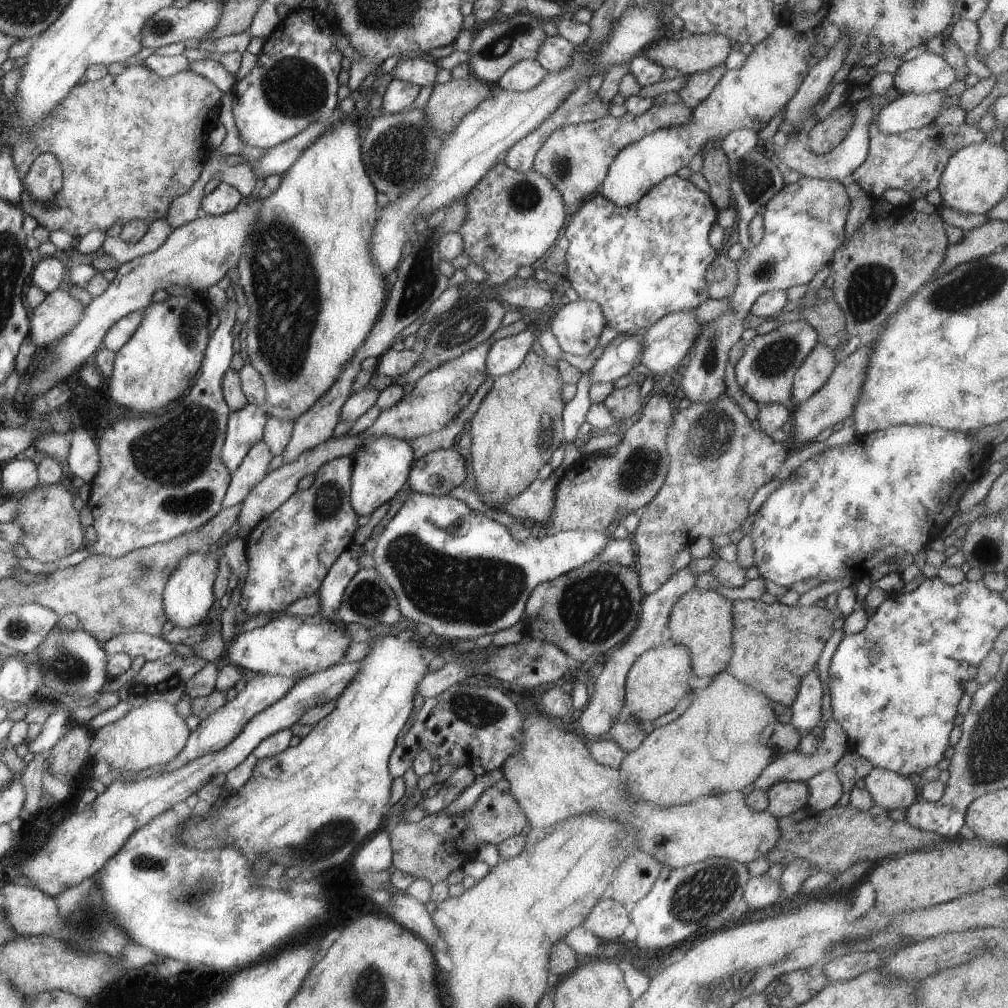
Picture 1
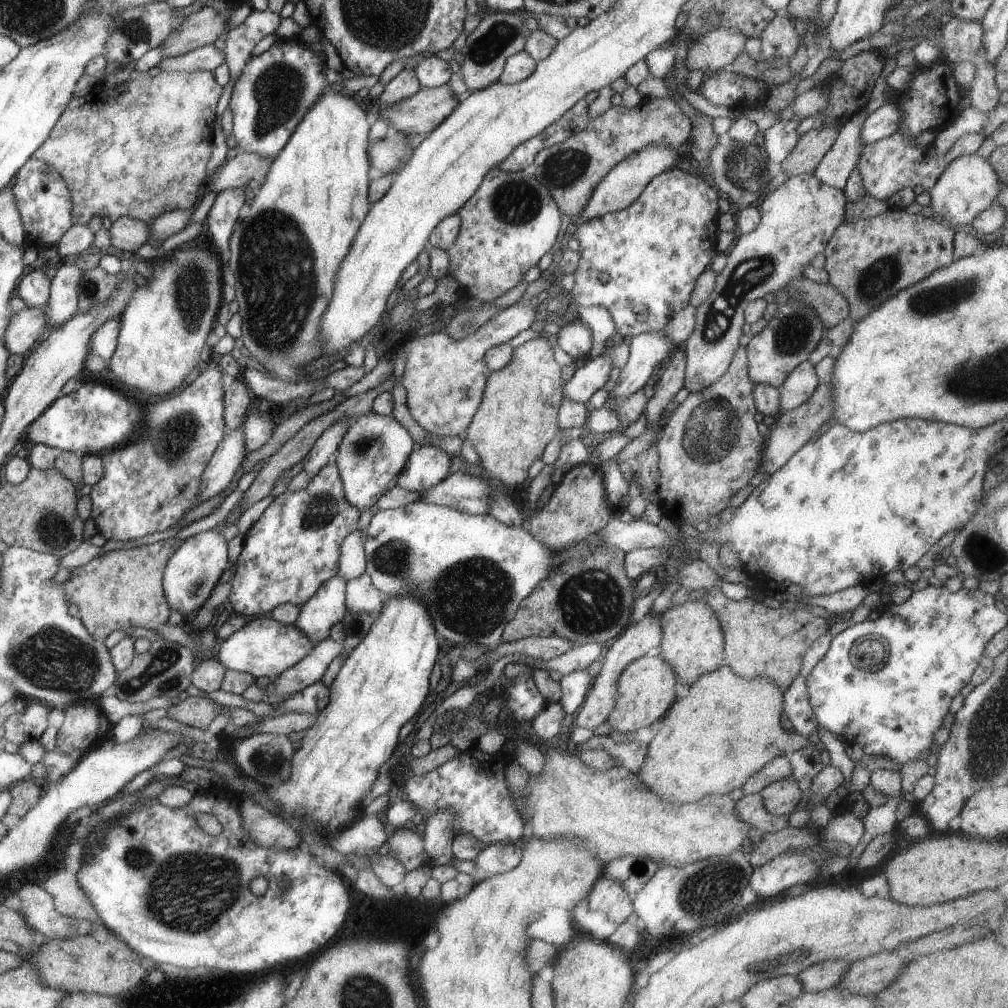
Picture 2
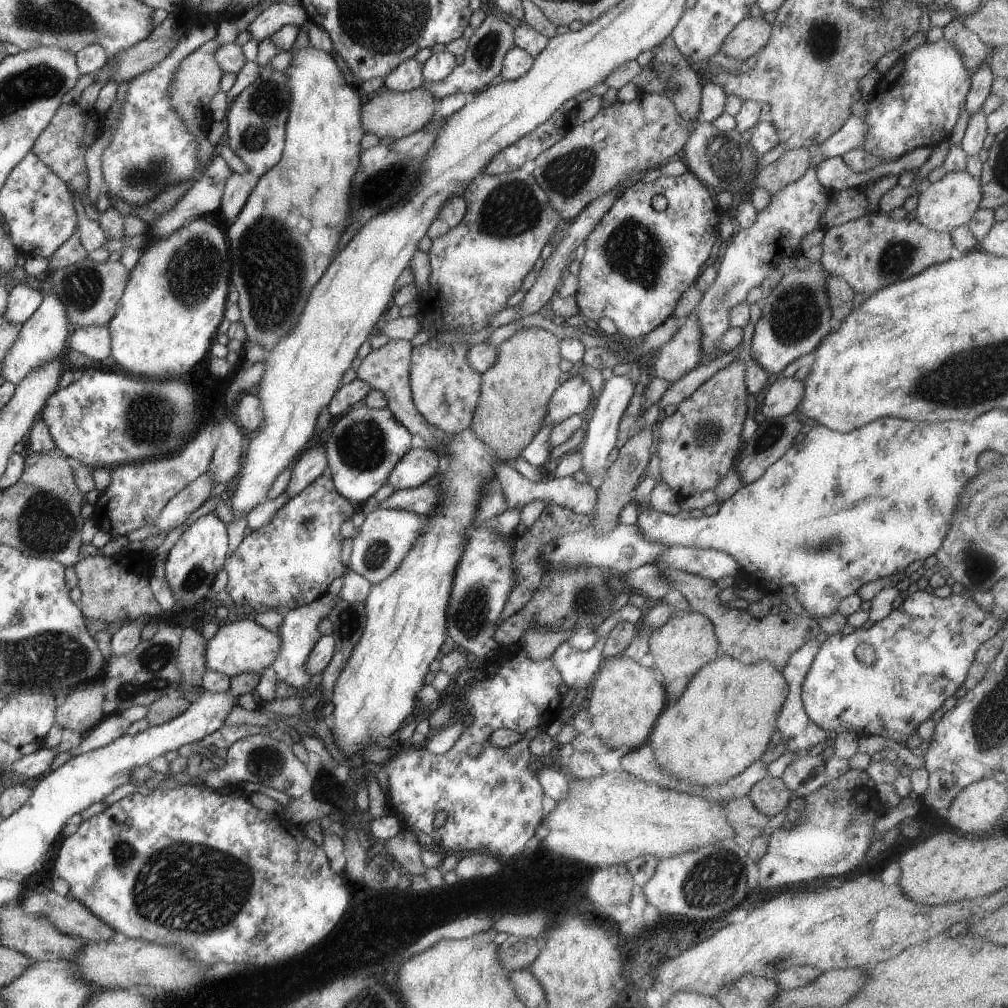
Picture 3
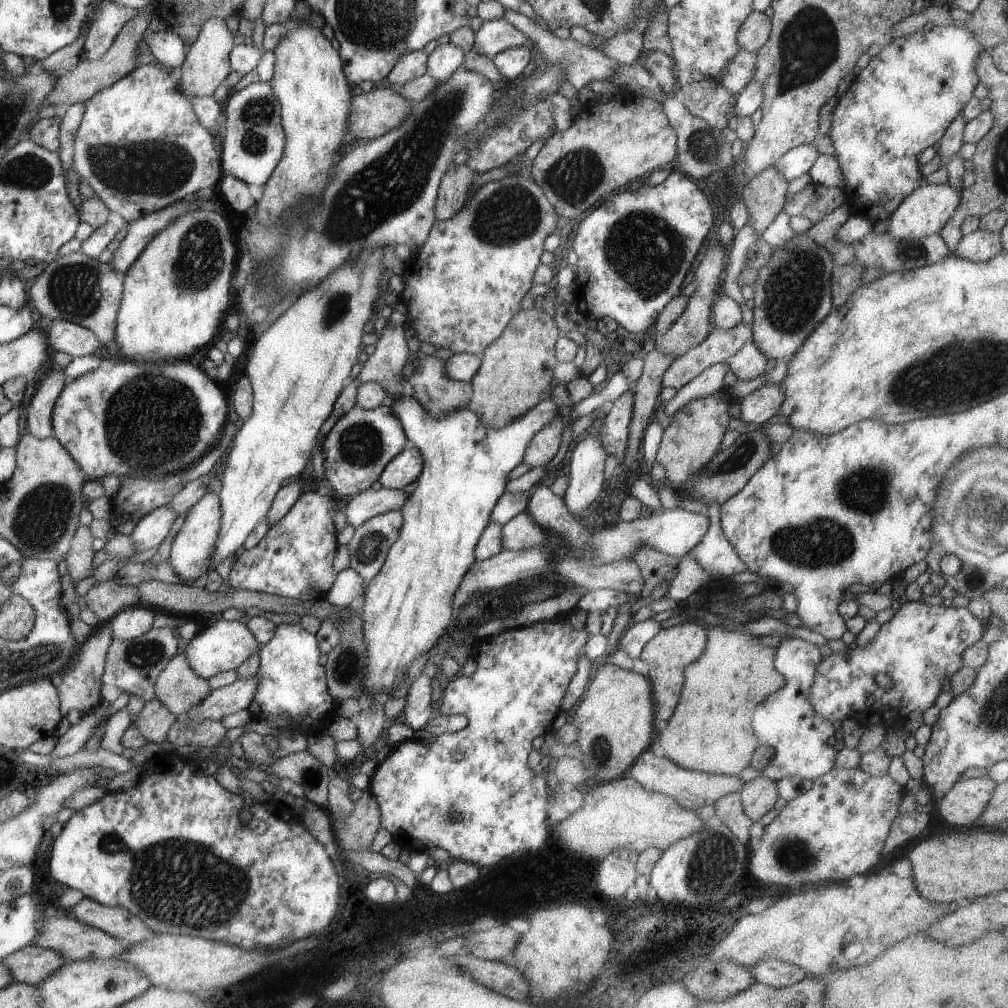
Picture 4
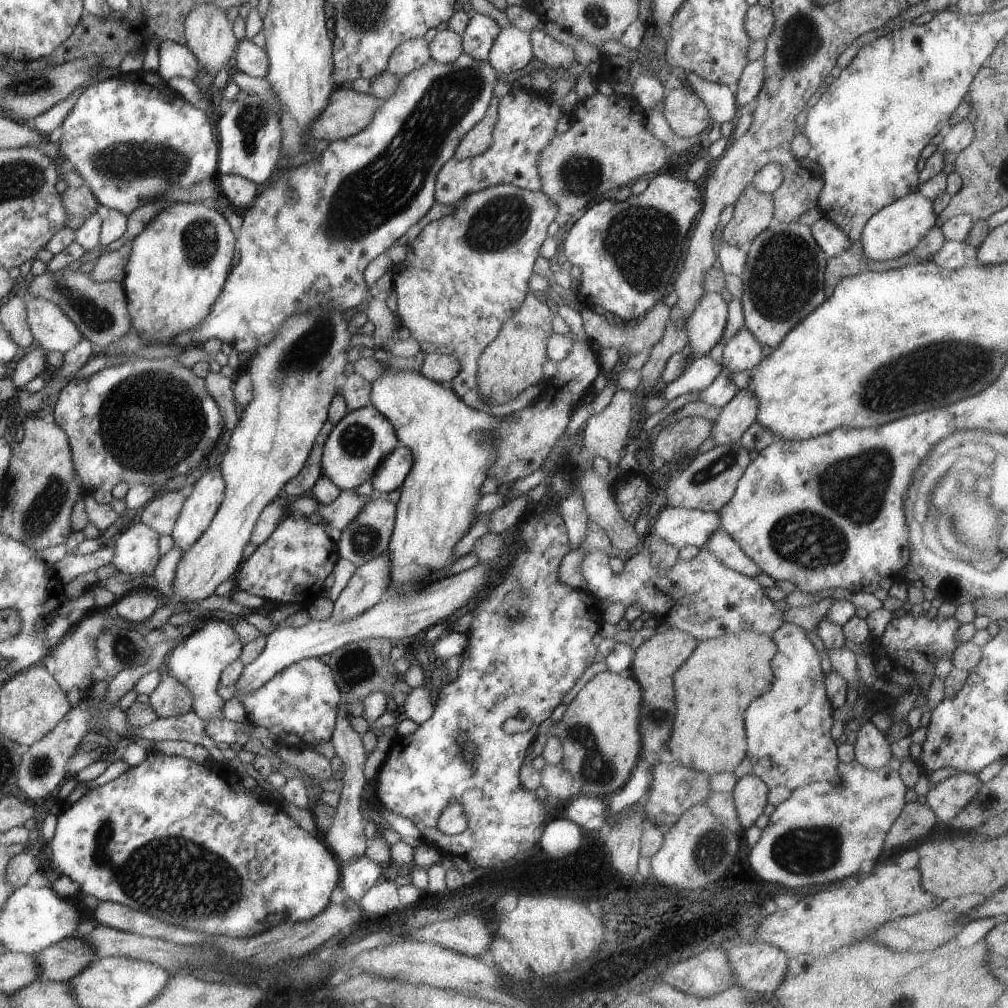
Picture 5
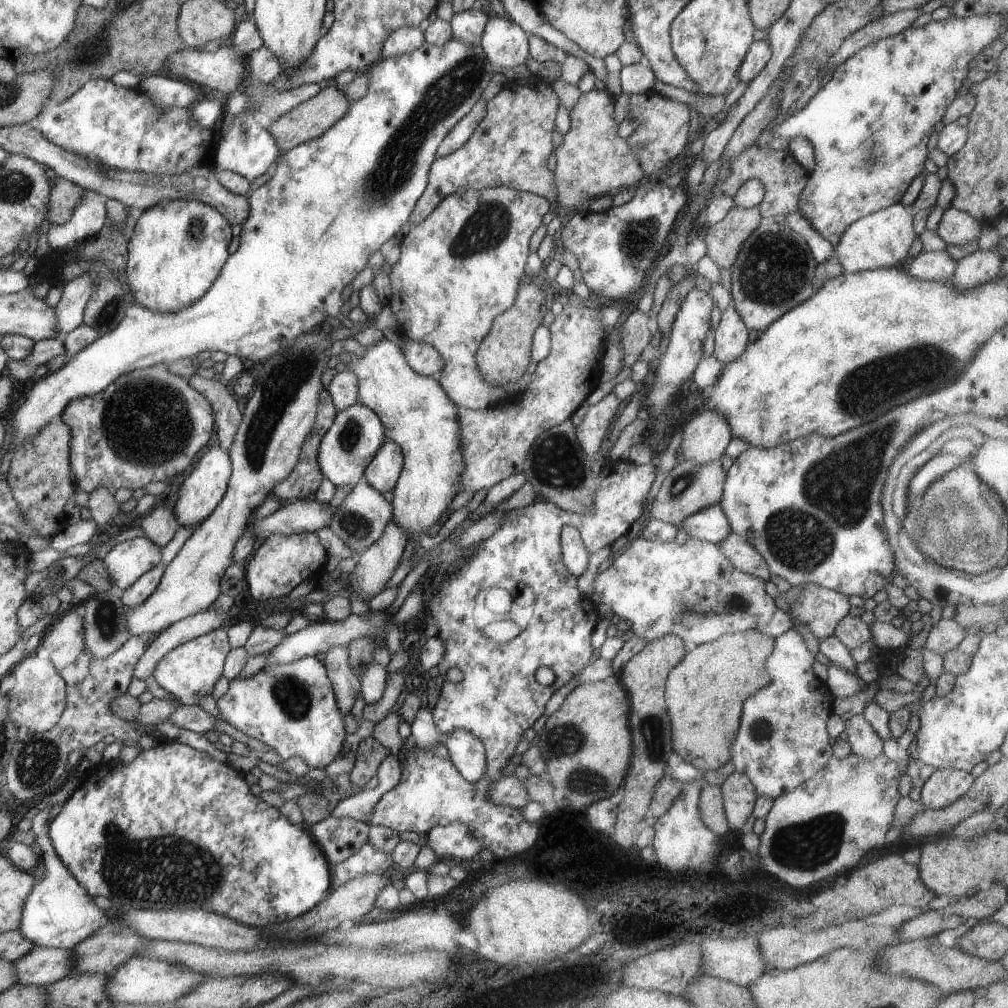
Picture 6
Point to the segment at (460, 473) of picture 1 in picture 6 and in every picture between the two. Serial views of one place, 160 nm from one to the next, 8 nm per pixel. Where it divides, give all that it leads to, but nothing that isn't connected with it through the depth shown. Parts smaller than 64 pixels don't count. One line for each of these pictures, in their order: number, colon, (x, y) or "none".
2: (427, 465)
3: (418, 465)
4: (405, 468)
5: (394, 469)
6: (382, 473)

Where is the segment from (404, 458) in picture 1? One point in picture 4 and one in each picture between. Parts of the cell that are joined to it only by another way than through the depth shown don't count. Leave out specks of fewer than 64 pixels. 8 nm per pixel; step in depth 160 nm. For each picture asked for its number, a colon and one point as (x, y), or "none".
2: (373, 452)
3: (366, 444)
4: (357, 448)

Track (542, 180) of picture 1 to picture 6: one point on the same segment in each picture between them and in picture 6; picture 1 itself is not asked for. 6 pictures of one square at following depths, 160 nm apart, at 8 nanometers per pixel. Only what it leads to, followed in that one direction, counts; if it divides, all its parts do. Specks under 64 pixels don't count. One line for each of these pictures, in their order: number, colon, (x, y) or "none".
2: (511, 221)
3: (475, 268)
4: (462, 287)
5: (466, 274)
6: (459, 269)

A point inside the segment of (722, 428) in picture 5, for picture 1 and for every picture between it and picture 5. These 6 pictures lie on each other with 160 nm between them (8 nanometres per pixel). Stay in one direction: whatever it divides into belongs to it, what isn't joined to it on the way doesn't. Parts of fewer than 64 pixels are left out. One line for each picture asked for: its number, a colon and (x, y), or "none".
1: (816, 368)
2: (799, 385)
3: (784, 395)
4: (759, 406)

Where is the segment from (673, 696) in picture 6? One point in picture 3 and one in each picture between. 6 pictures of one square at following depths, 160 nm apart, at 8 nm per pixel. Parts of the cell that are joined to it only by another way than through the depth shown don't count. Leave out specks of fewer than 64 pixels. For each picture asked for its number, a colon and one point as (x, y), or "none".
3: (725, 720)
4: (711, 731)
5: (713, 688)

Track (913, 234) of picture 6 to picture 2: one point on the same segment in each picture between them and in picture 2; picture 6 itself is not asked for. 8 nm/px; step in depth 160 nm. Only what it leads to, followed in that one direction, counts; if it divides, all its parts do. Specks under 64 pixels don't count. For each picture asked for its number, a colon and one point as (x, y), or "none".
2: (969, 184)
3: (949, 203)
4: (925, 211)
5: (894, 231)

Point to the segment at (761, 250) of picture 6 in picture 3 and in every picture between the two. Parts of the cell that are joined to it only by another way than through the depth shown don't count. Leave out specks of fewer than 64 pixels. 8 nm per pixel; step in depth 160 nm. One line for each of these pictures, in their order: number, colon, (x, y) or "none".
3: (796, 315)
4: (793, 291)
5: (784, 278)

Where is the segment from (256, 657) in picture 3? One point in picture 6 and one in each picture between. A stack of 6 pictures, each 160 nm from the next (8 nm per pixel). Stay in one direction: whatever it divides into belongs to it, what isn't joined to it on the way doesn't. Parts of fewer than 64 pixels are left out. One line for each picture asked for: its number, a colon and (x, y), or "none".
4: (221, 645)
5: (198, 661)
6: (189, 672)

